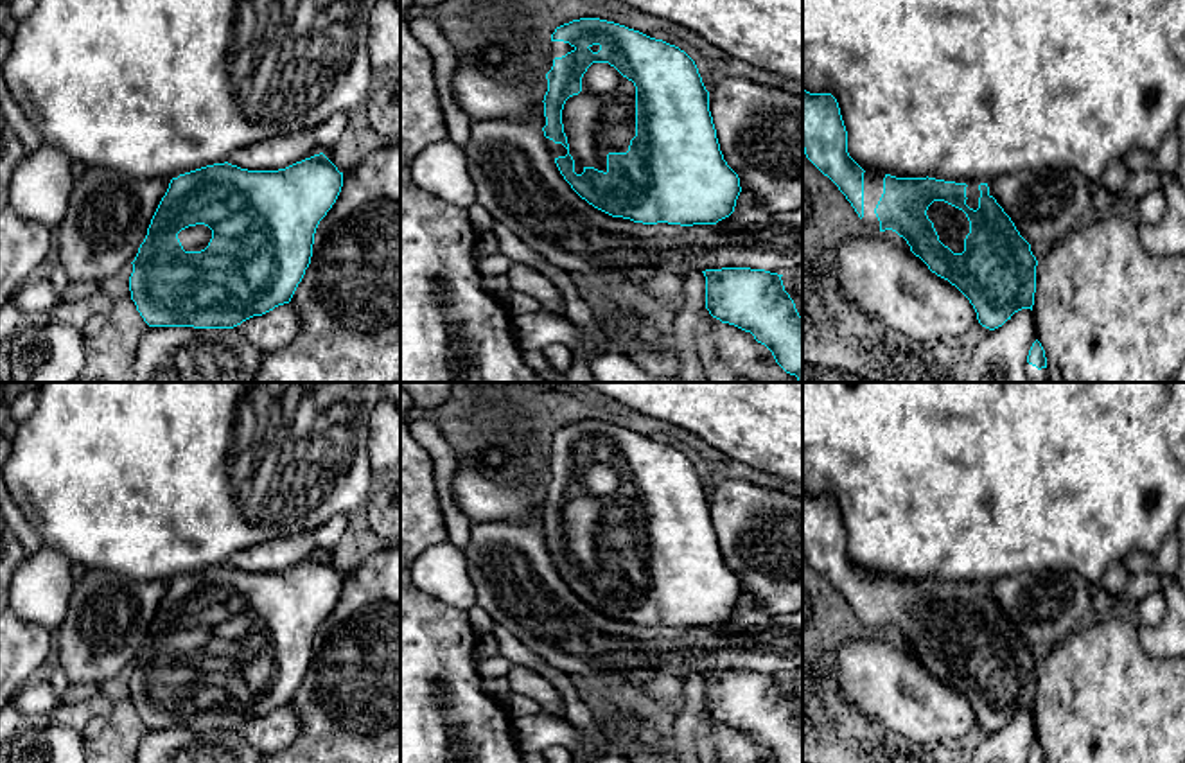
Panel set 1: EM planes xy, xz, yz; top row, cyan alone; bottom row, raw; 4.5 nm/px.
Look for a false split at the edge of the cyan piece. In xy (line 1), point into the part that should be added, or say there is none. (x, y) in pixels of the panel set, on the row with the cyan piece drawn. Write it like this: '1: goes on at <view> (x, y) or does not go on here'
1: goes on at xy (196, 237)

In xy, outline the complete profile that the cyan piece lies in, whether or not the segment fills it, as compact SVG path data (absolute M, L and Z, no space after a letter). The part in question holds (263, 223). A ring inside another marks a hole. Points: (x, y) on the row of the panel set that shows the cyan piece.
M323 153L278 171L248 171L224 162L172 178L131 262L136 311L149 327L233 329L289 303L311 264L316 228L341 187L343 172Z

